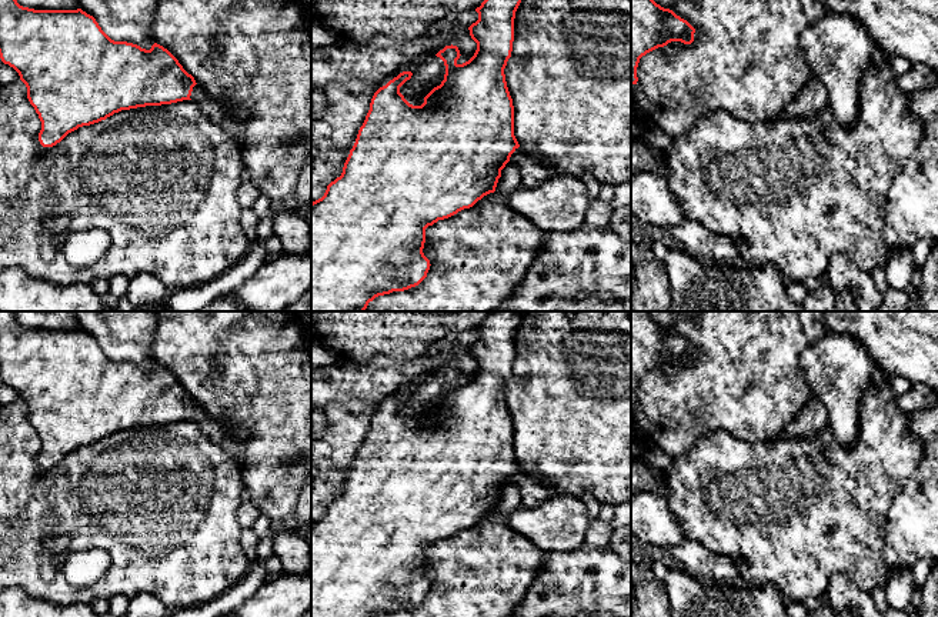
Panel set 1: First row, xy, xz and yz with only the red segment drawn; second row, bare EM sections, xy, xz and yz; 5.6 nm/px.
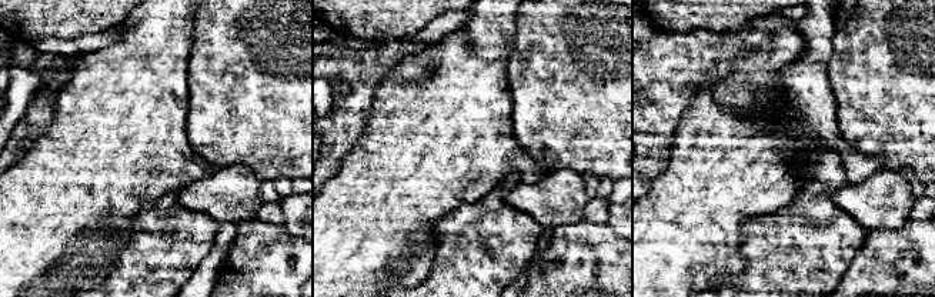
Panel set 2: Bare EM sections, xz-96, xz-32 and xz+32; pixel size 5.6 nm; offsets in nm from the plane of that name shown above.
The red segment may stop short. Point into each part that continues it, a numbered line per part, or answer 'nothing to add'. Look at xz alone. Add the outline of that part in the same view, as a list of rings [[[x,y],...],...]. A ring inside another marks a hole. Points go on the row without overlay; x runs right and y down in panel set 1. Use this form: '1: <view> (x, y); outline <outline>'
1: xz (531, 493); outline [[[521,467],[511,474],[510,483],[520,491],[524,508],[534,508],[555,494],[551,487],[534,481]]]

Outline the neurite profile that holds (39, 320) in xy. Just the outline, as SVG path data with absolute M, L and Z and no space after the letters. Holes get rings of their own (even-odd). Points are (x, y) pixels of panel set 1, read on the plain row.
M14 311L20 326L34 330L77 330L76 311Z

